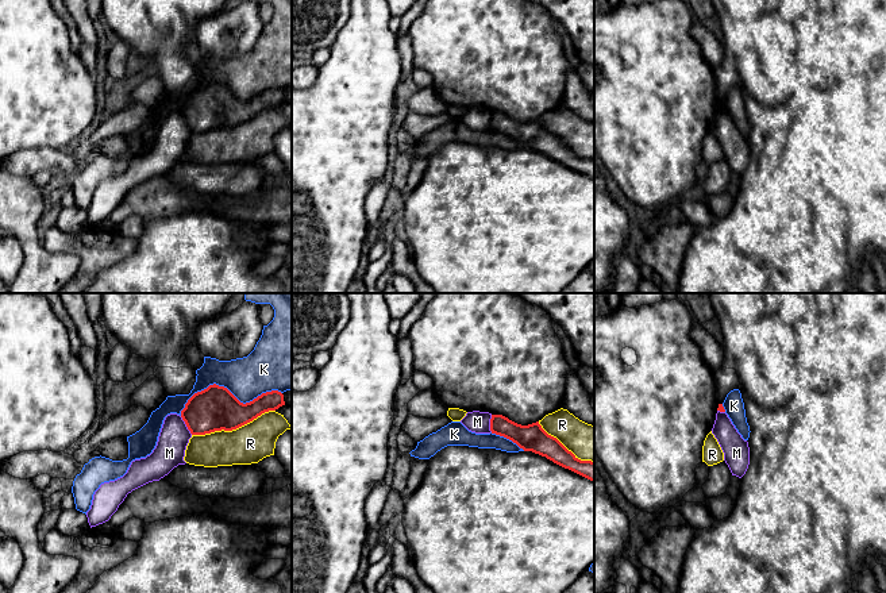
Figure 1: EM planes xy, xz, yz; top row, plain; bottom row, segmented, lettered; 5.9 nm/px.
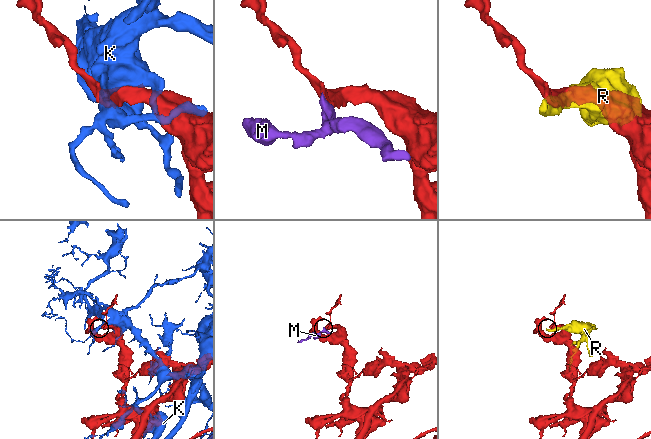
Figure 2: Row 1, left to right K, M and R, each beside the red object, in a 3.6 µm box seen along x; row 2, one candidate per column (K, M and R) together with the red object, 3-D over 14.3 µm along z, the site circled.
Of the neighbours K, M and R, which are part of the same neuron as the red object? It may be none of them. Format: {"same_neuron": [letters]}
{"same_neuron": []}

